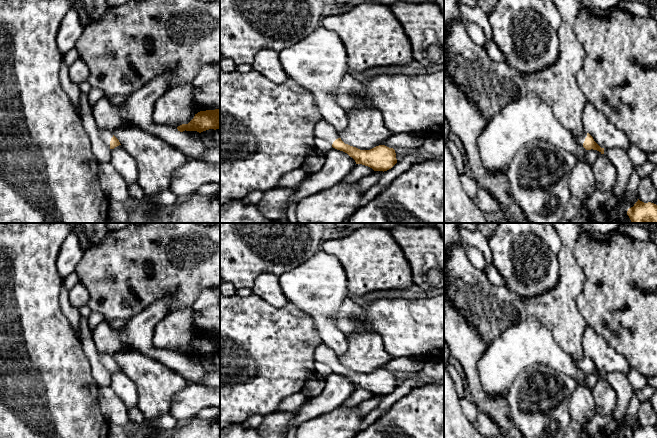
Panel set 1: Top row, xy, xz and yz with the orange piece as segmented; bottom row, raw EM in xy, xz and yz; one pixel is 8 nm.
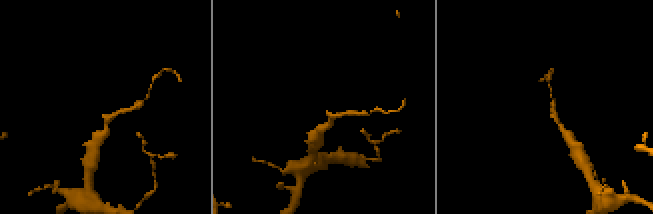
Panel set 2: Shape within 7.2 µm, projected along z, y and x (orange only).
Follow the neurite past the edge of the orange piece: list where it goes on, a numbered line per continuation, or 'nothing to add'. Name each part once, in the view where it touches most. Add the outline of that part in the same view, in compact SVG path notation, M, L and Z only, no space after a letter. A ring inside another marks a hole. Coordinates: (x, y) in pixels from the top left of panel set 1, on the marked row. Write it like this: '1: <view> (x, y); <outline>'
1: xy (106, 135); M99 129L99 135L104 141L104 143L110 148L110 141L111 141L111 138L113 137L113 133L108 130Z

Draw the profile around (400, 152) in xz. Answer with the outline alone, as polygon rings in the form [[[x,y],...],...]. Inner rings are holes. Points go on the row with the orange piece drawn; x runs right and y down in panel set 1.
[[[399,147],[393,149],[395,150],[396,153],[397,162],[399,162],[403,157],[405,157],[414,150],[412,148],[399,148]]]

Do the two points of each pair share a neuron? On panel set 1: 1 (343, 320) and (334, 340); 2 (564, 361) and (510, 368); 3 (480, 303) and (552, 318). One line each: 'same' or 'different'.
1: different
2: same
3: same

